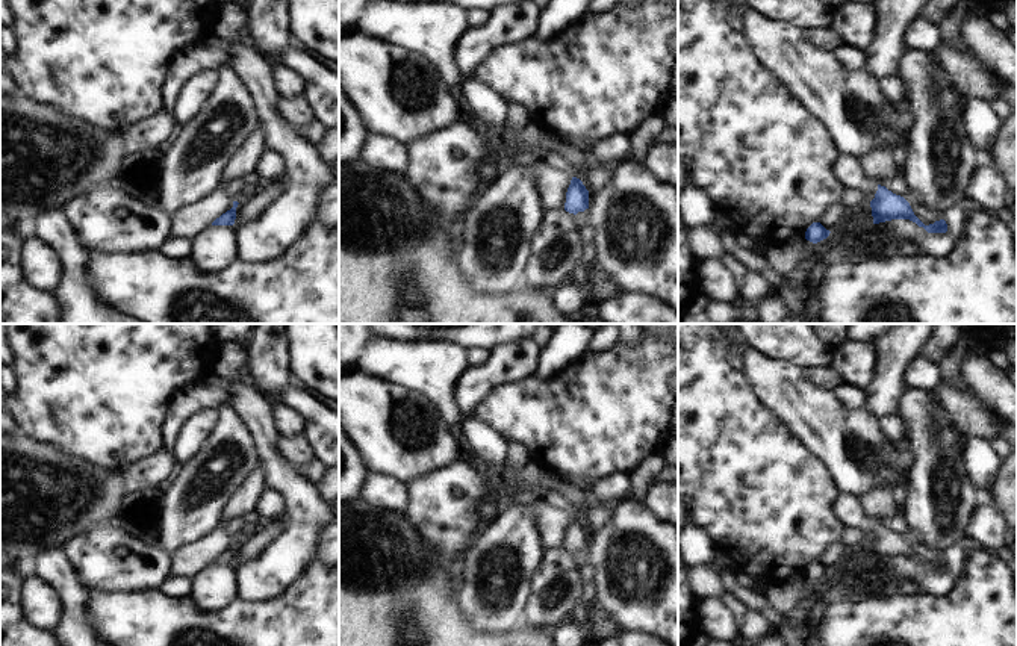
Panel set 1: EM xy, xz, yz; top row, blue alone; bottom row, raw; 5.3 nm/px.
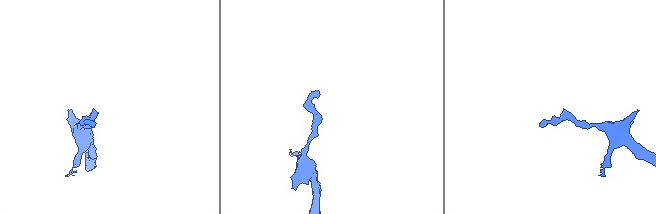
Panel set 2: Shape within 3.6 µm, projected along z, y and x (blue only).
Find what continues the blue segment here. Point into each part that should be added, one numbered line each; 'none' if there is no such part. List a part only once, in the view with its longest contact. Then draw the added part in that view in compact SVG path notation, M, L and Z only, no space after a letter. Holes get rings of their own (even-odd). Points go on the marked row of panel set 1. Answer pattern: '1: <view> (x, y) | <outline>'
1: yz (848, 171) | M838 156L832 174L843 189L863 192L870 201L875 198L878 183L863 172L860 160Z

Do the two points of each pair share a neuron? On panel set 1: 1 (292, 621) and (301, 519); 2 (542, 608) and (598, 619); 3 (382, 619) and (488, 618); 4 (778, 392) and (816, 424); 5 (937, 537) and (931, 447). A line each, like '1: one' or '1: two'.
1: two
2: two
3: two
4: one
5: one

